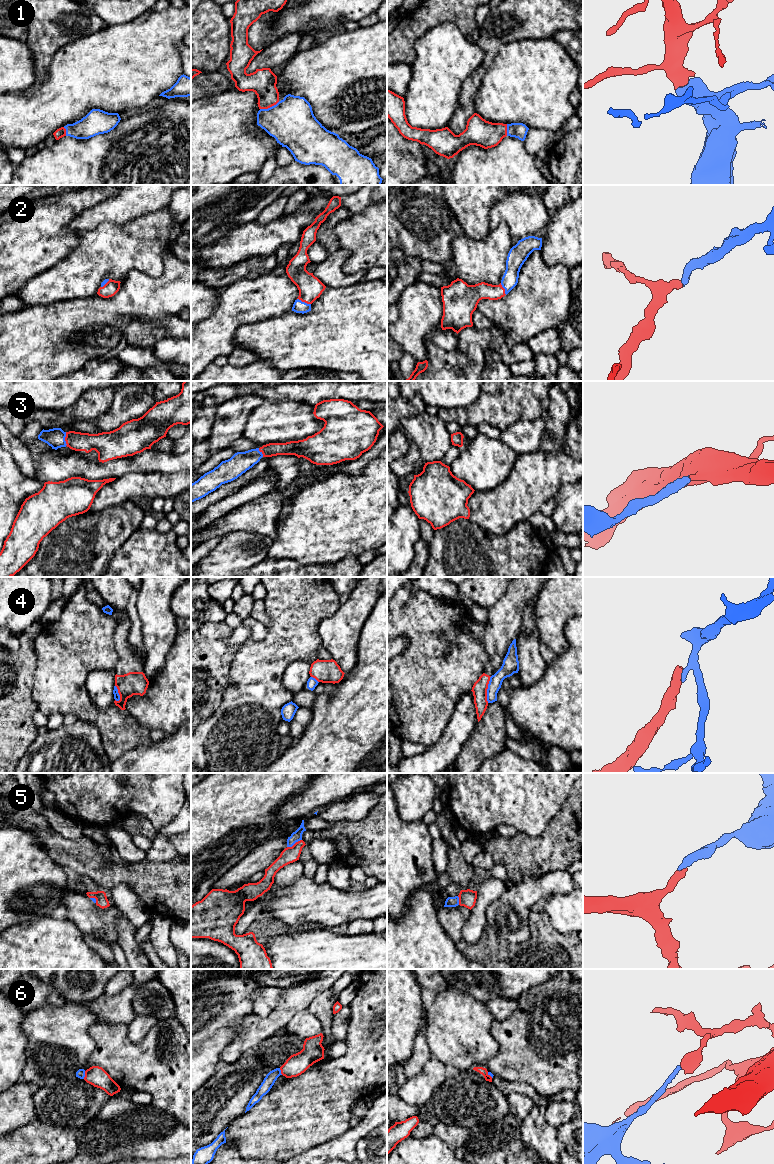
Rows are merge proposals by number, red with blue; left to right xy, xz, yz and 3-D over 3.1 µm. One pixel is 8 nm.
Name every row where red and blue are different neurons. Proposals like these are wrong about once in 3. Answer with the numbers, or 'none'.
4, 6

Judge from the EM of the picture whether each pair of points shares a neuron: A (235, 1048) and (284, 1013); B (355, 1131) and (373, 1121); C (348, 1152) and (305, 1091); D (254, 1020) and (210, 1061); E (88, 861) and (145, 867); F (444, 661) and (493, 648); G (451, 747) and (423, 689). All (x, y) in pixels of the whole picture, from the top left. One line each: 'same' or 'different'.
A: same
B: same
C: different
D: different
E: same
F: different
G: different

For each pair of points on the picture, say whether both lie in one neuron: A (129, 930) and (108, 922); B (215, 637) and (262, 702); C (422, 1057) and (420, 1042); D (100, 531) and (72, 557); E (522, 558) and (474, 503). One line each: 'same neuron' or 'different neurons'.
A: different neurons
B: different neurons
C: same neuron
D: same neuron
E: different neurons

